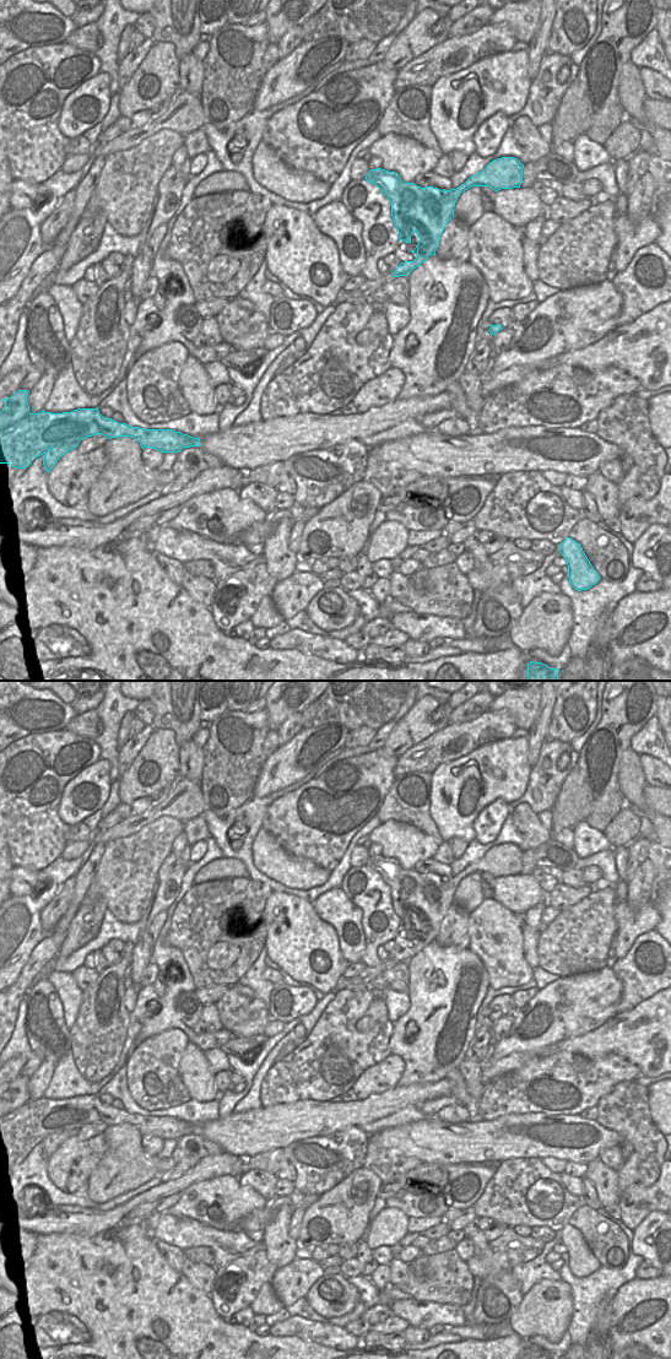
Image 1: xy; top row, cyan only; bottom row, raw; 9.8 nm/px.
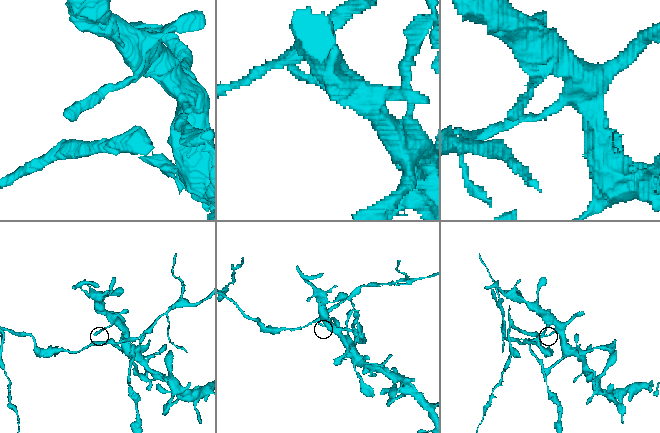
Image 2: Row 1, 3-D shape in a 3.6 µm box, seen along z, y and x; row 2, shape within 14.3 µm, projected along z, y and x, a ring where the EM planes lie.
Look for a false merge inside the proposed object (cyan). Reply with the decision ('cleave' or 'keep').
cleave

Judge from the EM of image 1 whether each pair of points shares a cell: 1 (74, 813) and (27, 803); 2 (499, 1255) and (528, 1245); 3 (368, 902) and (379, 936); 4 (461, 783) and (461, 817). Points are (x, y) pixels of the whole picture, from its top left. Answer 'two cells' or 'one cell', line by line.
1: two cells
2: one cell
3: one cell
4: one cell

